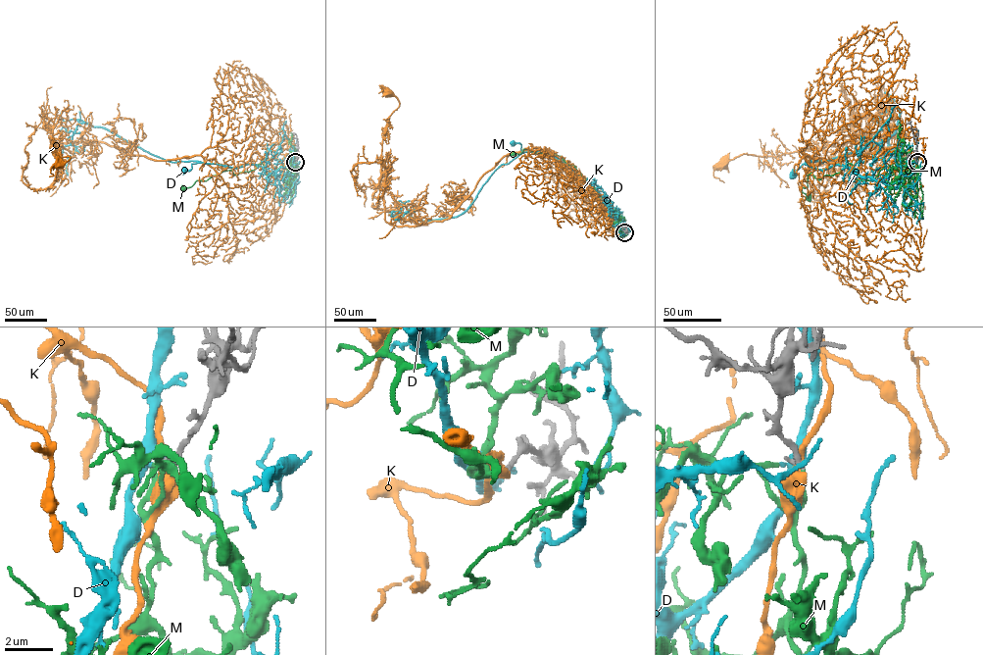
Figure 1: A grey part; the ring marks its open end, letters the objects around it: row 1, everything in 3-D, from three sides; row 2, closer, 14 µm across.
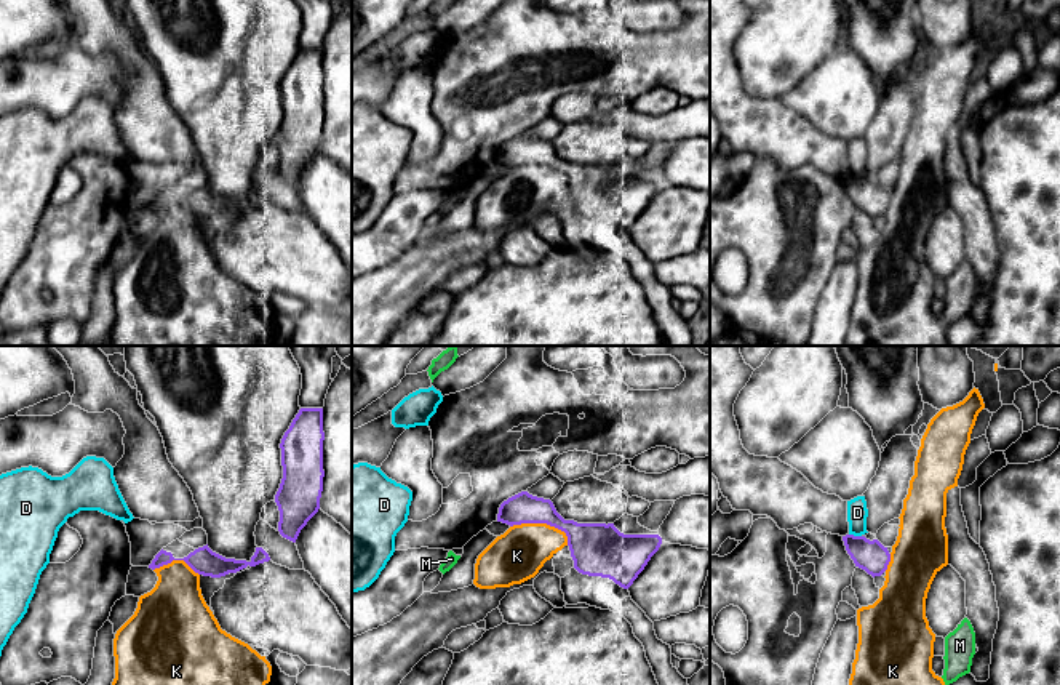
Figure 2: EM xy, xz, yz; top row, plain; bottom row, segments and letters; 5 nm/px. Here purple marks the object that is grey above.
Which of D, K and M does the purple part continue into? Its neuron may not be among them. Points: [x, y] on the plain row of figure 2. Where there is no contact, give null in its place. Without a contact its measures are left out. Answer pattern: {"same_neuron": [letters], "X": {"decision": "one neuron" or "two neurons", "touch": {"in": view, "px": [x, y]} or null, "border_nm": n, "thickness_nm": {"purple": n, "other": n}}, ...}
{"same_neuron": ["M"], "D": {"decision": "two neurons", "touch": {"in": "yz", "px": [856, 178]}, "border_nm": 70, "thickness_nm": {"purple": 160, "other": 110}}, "K": {"decision": "two neurons", "touch": {"in": "xz", "px": [544, 164]}, "border_nm": 320, "thickness_nm": {"purple": 200, "other": 260}}, "M": {"decision": "one neuron", "touch": null}}

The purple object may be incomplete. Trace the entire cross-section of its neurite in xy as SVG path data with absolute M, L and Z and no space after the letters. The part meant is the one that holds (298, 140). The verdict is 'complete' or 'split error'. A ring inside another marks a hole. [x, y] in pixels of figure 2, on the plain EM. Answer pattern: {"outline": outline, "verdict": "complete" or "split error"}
{"outline": "M301 50L280 85L283 120L275 136L278 173L293 184L320 150L323 82L323 50Z", "verdict": "complete"}

